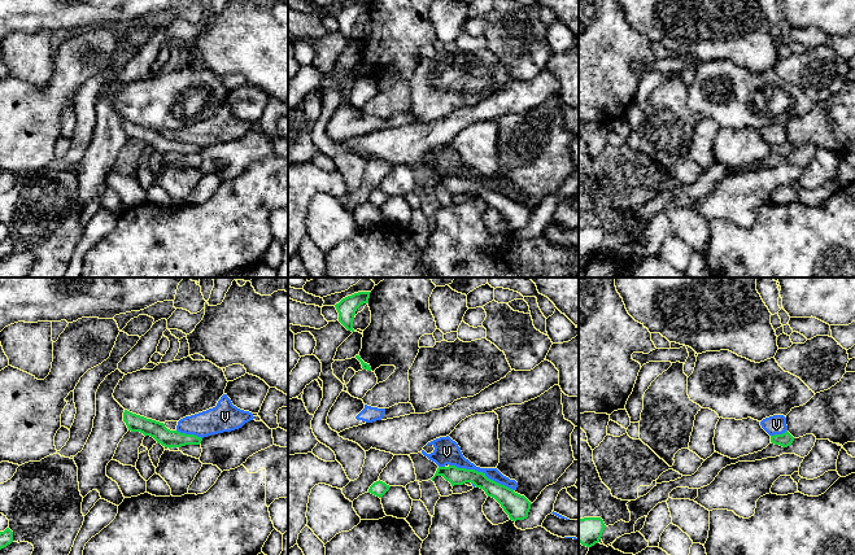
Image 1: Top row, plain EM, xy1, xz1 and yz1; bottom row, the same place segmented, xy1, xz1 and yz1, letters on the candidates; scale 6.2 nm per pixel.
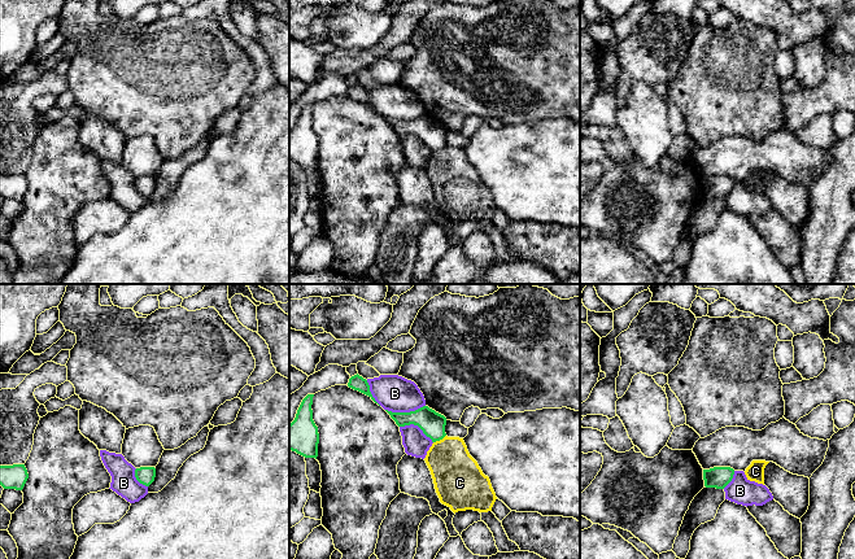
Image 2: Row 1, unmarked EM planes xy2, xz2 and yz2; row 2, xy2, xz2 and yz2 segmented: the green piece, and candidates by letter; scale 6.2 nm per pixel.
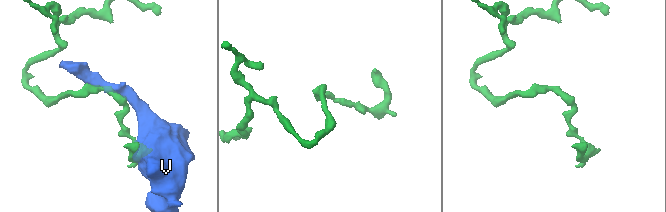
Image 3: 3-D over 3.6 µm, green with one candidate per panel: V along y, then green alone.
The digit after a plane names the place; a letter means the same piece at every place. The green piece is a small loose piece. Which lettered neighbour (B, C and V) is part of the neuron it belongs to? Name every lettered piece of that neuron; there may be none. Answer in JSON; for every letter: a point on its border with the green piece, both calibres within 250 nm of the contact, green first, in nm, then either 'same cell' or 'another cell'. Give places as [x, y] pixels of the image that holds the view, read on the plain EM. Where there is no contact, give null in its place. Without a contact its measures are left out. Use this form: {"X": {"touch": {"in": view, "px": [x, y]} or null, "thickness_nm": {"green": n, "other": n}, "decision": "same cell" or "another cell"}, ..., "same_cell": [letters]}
{"B": {"touch": {"in": "xz2", "px": [405, 122]}, "thickness_nm": {"green": 150, "other": 220}, "decision": "another cell"}, "C": {"touch": {"in": "xz2", "px": [439, 149]}, "thickness_nm": {"green": 150, "other": 300}, "decision": "same cell"}, "V": {"touch": {"in": "xz1", "px": [481, 182]}, "thickness_nm": {"green": 130, "other": 150}, "decision": "another cell"}, "same_cell": ["C"]}

